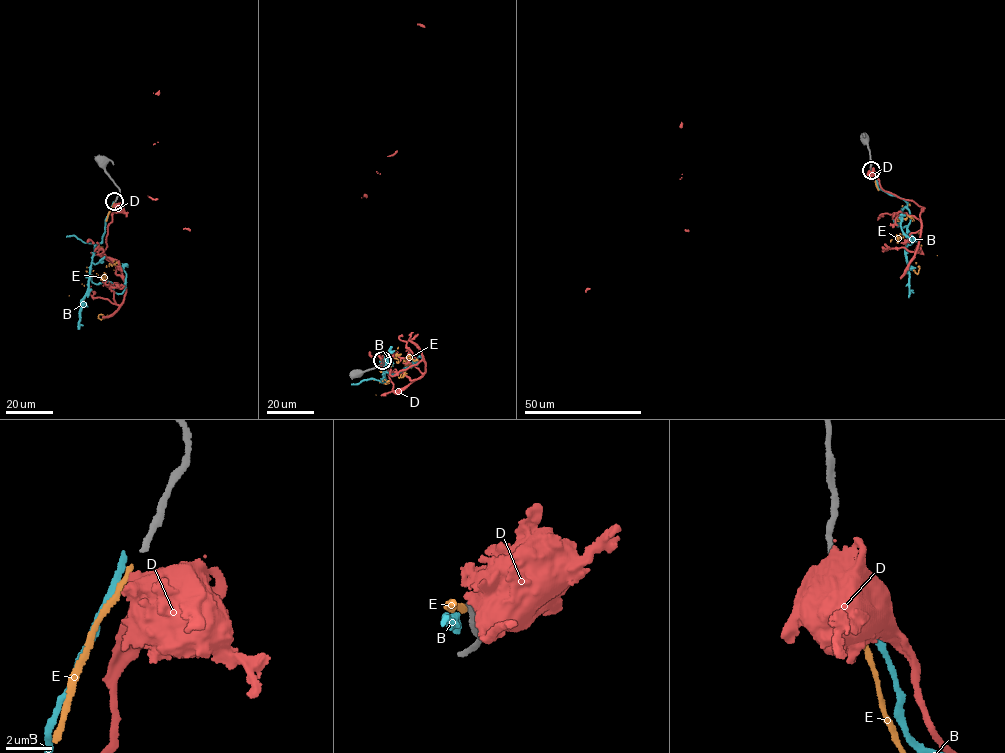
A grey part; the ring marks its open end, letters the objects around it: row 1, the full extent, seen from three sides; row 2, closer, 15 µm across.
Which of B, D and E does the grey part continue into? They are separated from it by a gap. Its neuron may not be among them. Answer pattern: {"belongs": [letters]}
{"belongs": []}

